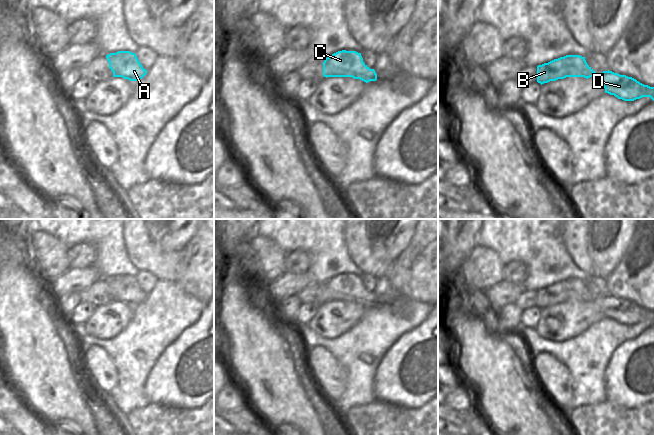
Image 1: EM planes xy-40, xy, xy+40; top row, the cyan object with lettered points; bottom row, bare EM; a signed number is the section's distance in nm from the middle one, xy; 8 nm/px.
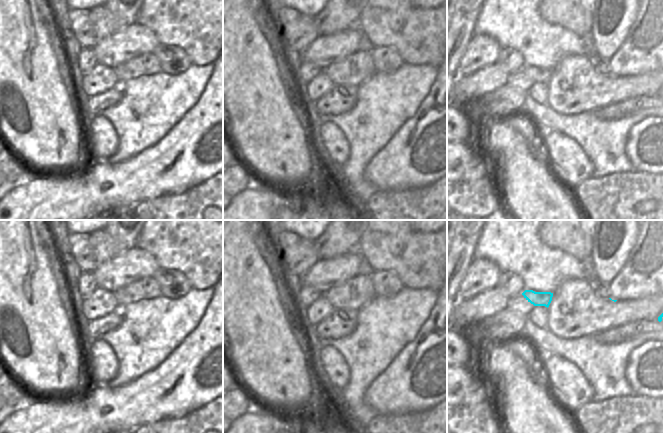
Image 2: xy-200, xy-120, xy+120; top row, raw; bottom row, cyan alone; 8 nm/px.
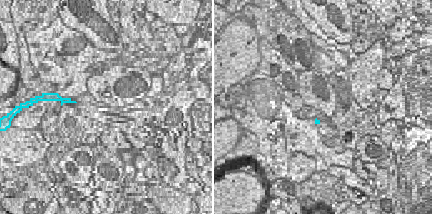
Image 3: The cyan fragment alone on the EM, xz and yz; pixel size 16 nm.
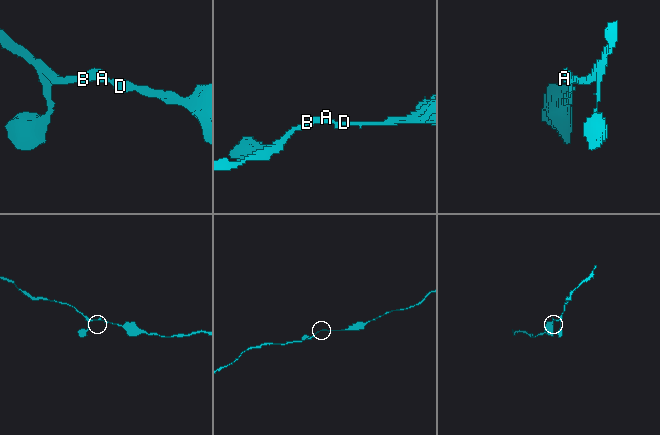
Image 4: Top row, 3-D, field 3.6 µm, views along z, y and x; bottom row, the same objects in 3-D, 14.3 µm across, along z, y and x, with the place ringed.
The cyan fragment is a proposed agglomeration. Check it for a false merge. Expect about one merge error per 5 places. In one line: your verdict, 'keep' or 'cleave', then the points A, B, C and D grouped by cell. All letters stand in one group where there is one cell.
keep; A B C D

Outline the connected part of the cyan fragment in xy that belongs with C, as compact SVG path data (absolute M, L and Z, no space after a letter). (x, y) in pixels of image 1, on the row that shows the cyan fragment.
M338 51L323 62L324 77L352 77L366 83L377 80L374 69L370 69L364 62L361 53L356 51Z

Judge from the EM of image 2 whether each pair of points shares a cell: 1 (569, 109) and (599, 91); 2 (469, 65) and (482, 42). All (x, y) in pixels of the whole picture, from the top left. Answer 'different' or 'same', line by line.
1: same
2: same

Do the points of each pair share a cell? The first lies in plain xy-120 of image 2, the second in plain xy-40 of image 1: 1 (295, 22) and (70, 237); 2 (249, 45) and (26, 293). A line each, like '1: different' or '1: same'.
1: different
2: same

